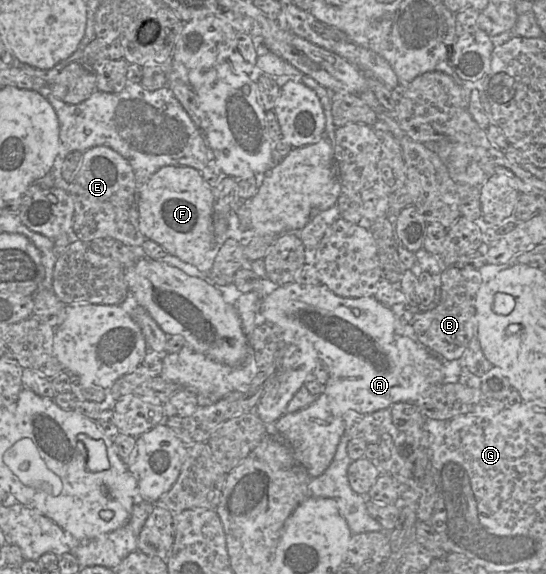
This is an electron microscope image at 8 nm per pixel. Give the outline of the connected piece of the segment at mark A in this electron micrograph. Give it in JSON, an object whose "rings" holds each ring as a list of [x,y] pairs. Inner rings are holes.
{"rings":[[[292,282],[271,287],[261,299],[259,313],[265,322],[275,327],[275,333],[280,338],[306,338],[329,367],[329,379],[316,400],[302,410],[285,413],[273,425],[312,478],[324,473],[332,462],[350,415],[370,414],[398,402],[415,403],[428,388],[444,383],[443,360],[408,336],[395,313],[374,296],[346,298],[336,295],[322,284]]]}

